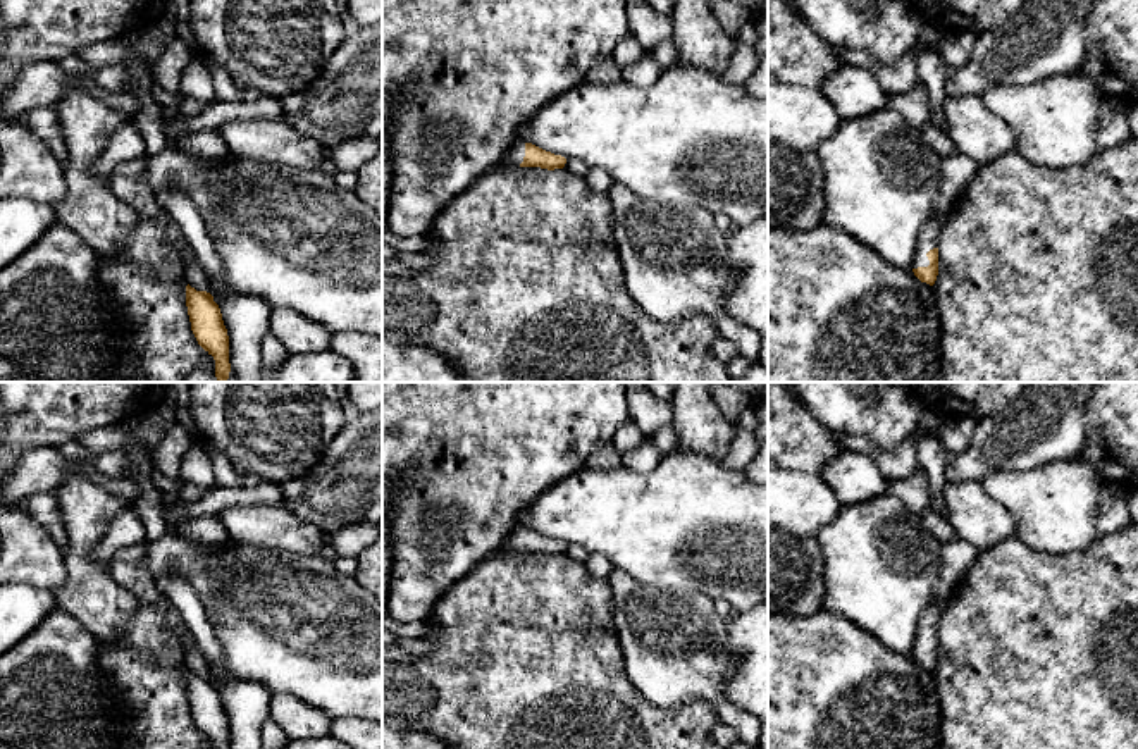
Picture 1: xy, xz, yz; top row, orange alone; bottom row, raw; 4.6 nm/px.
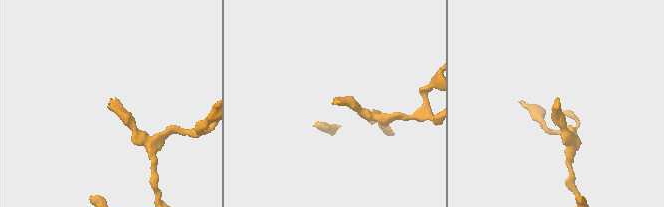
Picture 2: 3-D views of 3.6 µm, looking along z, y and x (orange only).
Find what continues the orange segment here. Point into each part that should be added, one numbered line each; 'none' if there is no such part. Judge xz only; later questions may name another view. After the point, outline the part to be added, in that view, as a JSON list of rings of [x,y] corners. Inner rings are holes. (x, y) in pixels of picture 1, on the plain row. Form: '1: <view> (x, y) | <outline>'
1: xz (515, 541) | [[[518,525],[513,529],[513,532],[506,537],[501,549],[506,551],[520,551],[525,542],[525,527]]]

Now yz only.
1: yz (928, 622) | [[[931,601],[928,604],[928,608],[921,613],[919,628],[918,628],[912,654],[930,651],[930,646],[928,646],[926,639],[930,635],[937,634],[938,622],[940,622],[943,608],[945,608],[943,601]]]

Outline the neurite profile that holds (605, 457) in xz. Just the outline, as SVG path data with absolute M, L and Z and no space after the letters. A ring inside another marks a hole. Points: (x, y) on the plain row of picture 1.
M603 443L585 460L587 470L609 470L622 465L622 455L616 451L613 443Z

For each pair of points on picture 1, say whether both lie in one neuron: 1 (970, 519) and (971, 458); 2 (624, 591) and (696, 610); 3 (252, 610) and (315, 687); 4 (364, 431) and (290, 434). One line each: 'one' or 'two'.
1: two
2: one
3: one
4: two

